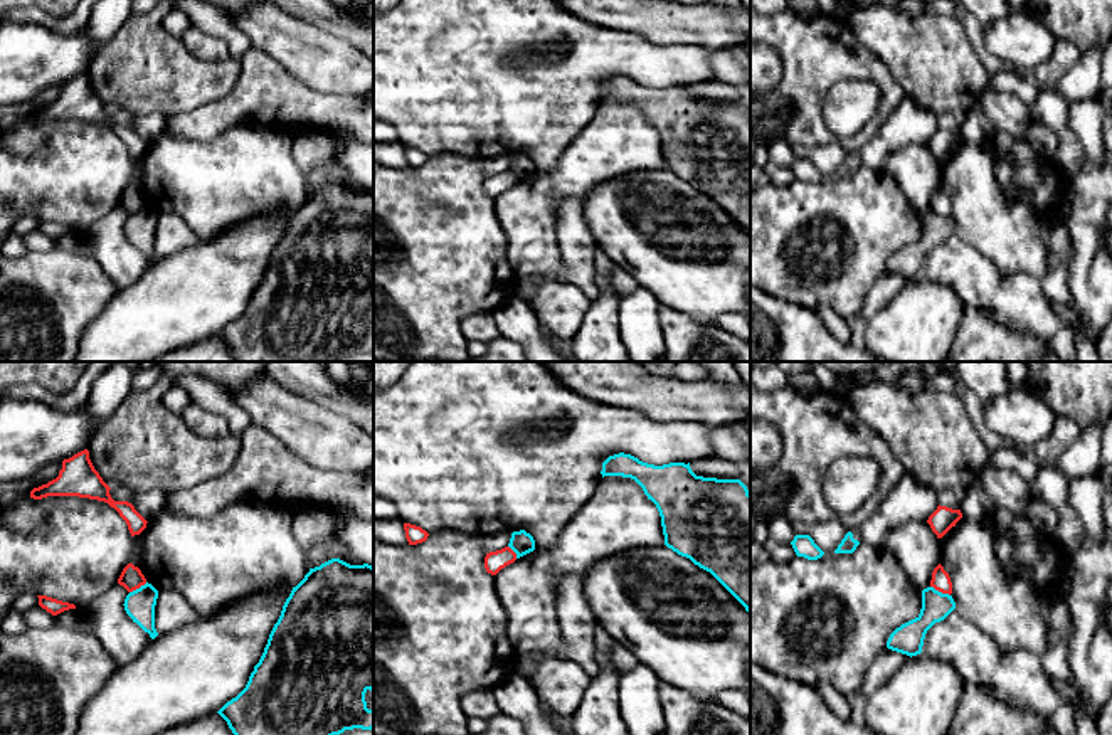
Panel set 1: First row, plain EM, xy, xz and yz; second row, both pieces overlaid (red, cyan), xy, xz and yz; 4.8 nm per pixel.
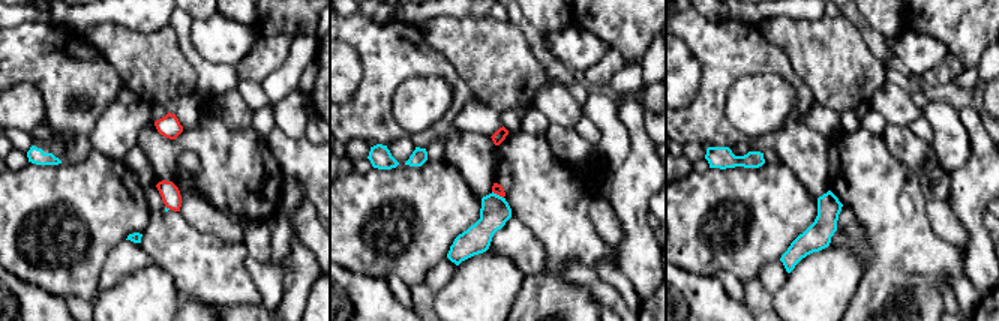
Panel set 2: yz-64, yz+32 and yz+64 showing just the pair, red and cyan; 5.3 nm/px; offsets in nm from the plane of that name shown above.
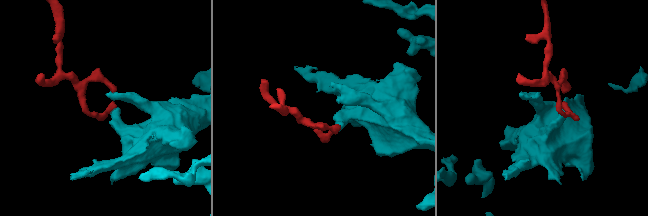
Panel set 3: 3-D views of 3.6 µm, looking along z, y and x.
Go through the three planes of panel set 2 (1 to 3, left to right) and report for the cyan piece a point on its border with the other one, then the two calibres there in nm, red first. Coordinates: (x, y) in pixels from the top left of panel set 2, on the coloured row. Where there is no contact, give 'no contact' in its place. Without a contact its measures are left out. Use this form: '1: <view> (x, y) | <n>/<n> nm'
1: yz-64 (168, 207) | 100/20 nm
2: yz+32 (498, 194) | 50/160 nm
3: no contact

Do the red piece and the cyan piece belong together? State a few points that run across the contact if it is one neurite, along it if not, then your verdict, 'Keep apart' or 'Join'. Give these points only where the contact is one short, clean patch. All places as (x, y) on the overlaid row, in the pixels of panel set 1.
Line: yz (931, 586), (949, 596). Keep apart

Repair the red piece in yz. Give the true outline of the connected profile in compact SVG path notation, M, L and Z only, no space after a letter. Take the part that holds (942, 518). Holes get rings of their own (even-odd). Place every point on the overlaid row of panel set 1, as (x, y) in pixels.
M939 505L937 510L929 516L927 523L937 538L942 538L952 526L956 526L961 518L961 510L952 510Z

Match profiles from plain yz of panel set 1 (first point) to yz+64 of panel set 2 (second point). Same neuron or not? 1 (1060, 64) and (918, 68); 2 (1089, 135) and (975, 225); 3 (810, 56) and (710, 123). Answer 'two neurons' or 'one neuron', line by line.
1: two neurons
2: one neuron
3: one neuron

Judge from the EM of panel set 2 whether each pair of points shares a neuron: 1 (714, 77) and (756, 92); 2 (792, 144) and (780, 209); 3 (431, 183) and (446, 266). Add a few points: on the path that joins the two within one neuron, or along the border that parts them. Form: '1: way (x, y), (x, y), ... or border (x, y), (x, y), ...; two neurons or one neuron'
1: border (767, 72), (744, 75), (731, 87), (726, 119); two neurons
2: border (780, 161), (810, 194); two neurons
3: border (446, 257), (428, 272), (423, 281); two neurons

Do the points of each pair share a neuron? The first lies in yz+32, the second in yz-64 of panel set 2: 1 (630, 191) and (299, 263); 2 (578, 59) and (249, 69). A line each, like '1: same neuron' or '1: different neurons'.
1: same neuron
2: different neurons

